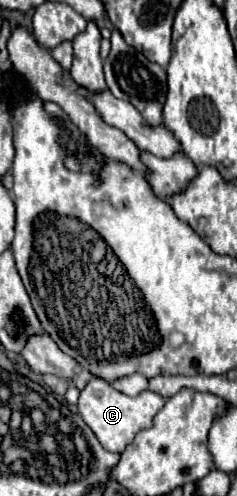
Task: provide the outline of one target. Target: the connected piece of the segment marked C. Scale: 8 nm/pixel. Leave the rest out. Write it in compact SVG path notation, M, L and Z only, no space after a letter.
M92 378L86 388L80 392L80 400L78 400L78 410L80 416L84 418L84 422L92 428L92 432L96 434L96 438L100 440L100 444L110 450L110 452L122 452L140 430L146 430L152 426L152 418L156 416L156 412L164 406L164 398L156 392L142 392L138 396L126 396L122 392L118 392L116 388L112 388L108 382L100 380L100 378Z

